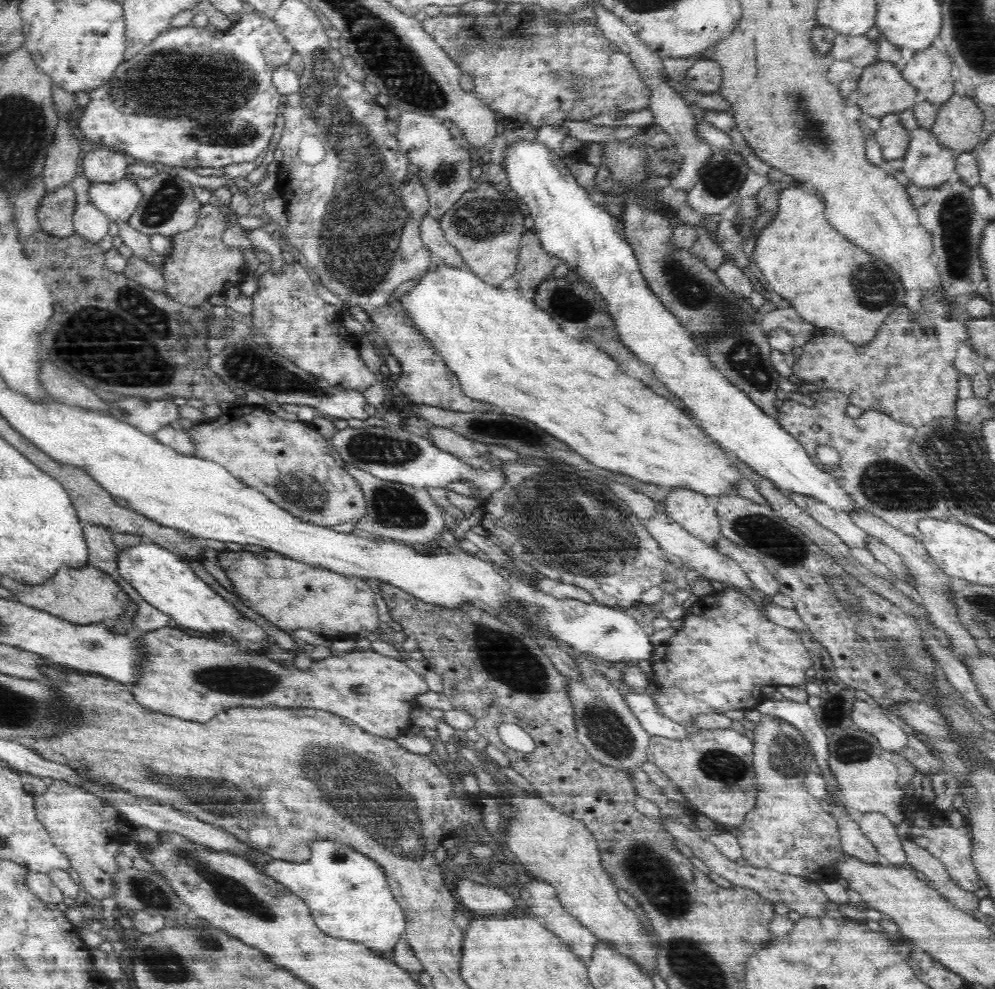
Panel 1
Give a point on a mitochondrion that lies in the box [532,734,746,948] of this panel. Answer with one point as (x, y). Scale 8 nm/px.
(644, 862)

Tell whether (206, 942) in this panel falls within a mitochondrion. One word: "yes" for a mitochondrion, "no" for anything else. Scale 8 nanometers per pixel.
yes

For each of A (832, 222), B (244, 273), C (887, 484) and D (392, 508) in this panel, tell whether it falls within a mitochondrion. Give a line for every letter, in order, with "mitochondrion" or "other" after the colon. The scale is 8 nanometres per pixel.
A: other
B: other
C: mitochondrion
D: mitochondrion

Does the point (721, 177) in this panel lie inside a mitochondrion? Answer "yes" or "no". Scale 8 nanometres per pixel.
yes

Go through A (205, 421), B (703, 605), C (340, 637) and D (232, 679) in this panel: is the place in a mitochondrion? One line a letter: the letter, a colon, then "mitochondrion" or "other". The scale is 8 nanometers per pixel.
A: other
B: other
C: other
D: mitochondrion

